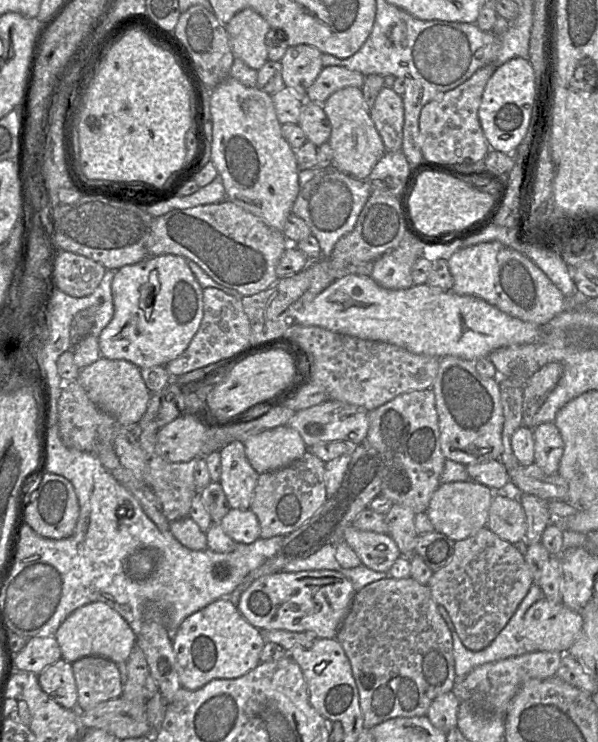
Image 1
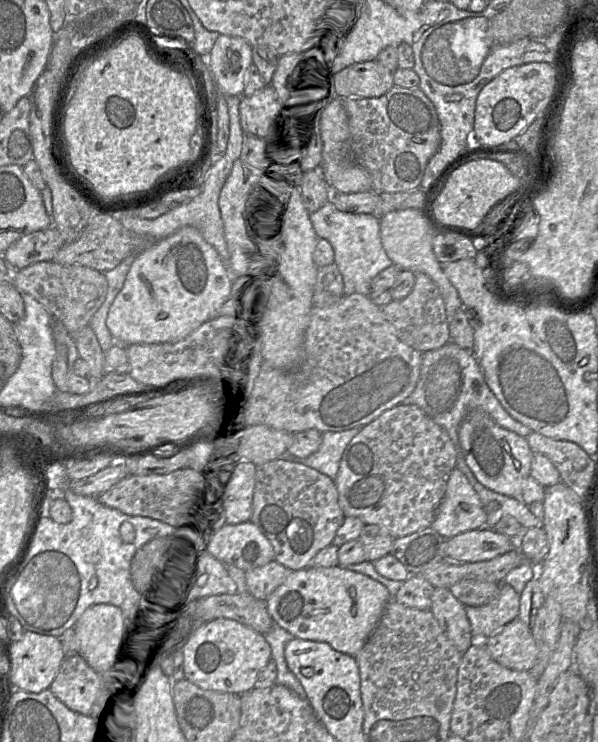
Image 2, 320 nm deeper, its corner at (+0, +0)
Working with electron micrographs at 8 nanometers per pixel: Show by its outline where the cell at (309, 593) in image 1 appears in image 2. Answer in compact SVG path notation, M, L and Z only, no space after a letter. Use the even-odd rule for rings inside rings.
M337 565L291 571L265 601L275 624L294 637L327 642L335 650L354 657L374 631L392 598L380 582Z

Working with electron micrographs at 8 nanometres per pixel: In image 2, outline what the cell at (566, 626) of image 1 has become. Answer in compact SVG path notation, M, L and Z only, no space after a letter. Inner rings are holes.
M518 617L484 641L491 658L517 671L529 671L537 656L531 629Z

